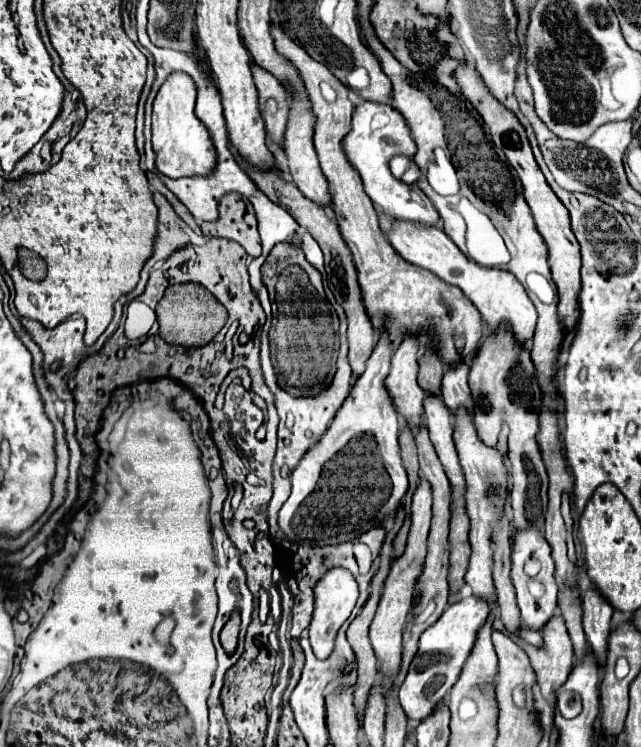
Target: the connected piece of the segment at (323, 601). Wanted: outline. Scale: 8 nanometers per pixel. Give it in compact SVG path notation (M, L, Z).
M331 568L321 580L317 580L317 584L313 588L313 596L315 596L315 610L313 610L313 620L309 624L309 640L311 640L311 648L313 648L315 656L327 658L333 650L337 630L341 628L341 624L349 618L351 610L355 608L359 590L357 590L357 582L349 570Z

